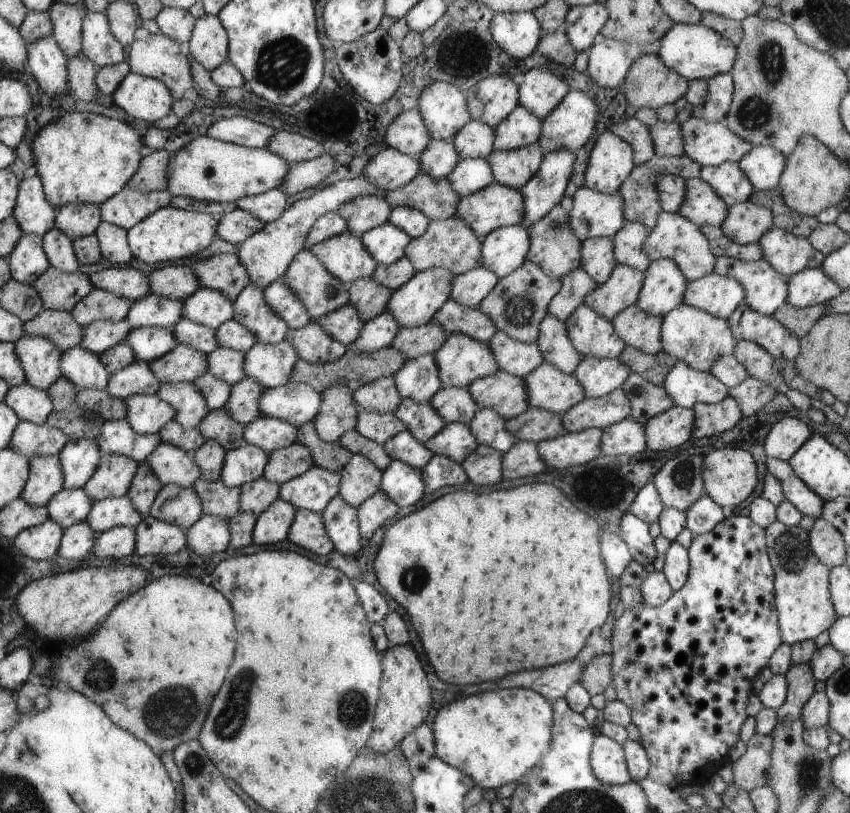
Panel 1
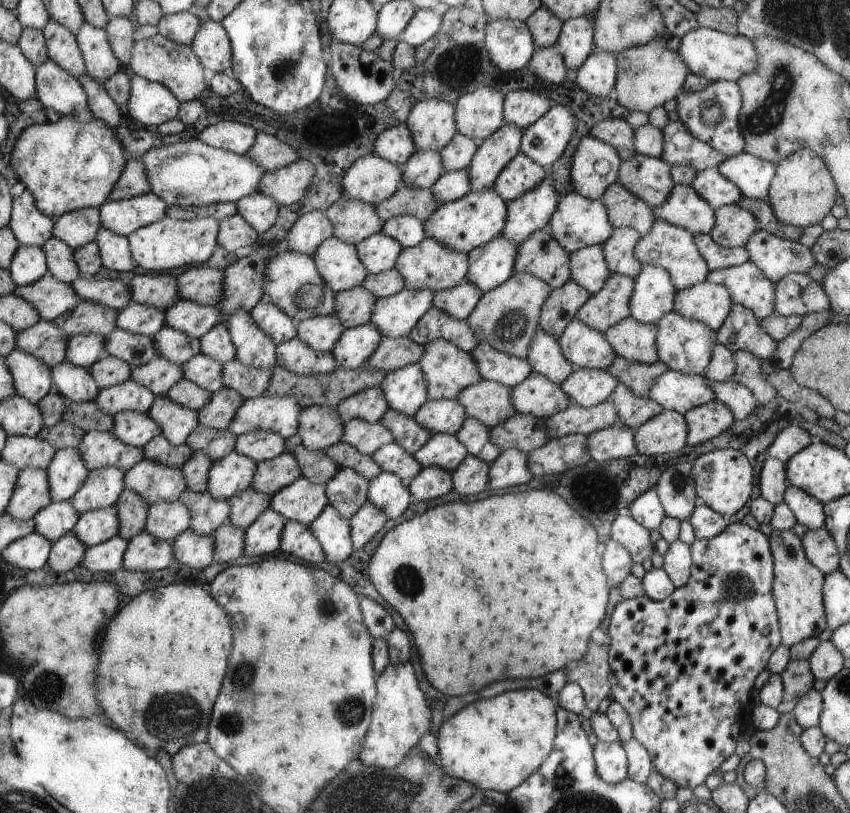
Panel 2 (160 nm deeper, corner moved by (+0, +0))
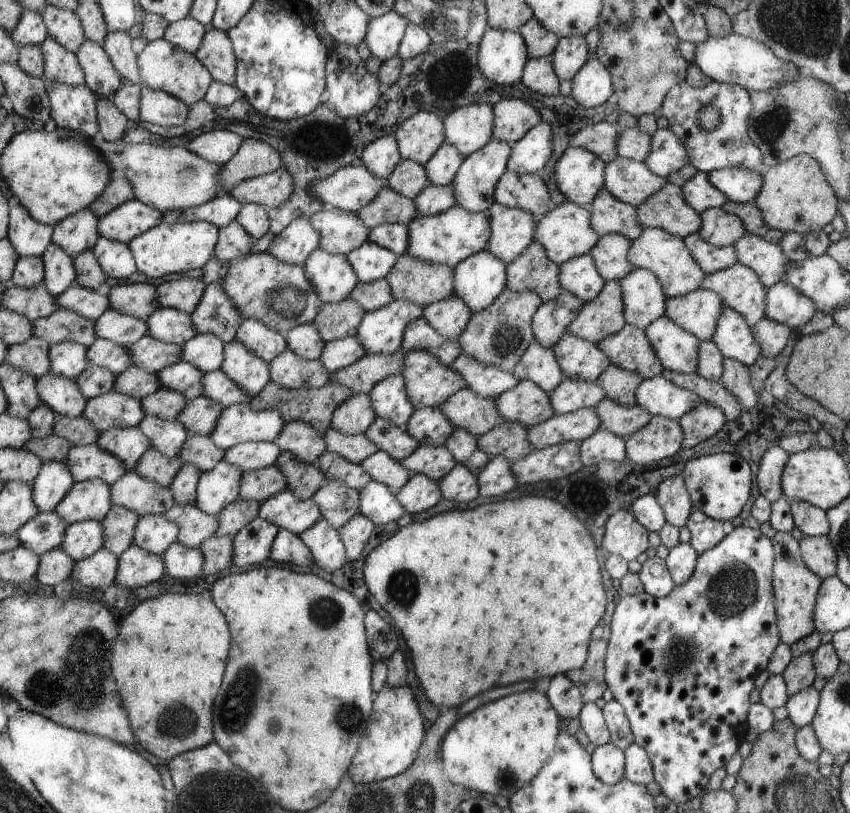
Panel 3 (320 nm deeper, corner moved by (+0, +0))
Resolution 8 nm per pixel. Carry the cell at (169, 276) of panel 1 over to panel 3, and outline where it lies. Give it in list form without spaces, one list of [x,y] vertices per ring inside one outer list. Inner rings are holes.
[[[154,282],[118,284],[115,288],[107,289],[110,309],[146,321],[160,308],[157,290]]]

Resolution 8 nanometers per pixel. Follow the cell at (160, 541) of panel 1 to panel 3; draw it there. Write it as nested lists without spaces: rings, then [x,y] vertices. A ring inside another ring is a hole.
[[[134,546],[119,556],[115,583],[126,589],[139,589],[158,582],[166,574],[163,557]]]

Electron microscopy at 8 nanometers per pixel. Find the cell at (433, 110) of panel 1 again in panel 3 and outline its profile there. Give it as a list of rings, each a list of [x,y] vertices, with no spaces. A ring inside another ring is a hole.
[[[420,110],[404,120],[396,128],[393,136],[398,142],[402,159],[425,166],[445,142],[442,117],[436,113]]]

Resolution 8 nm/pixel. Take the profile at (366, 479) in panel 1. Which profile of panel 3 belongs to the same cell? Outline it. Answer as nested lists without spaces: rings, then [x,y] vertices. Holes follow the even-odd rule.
[[[328,479],[311,499],[322,510],[322,518],[339,529],[359,512],[359,494],[360,491],[344,486],[338,480]]]

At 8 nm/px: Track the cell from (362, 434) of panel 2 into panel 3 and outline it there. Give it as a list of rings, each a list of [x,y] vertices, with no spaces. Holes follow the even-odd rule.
[[[331,427],[324,433],[324,440],[327,451],[344,456],[352,464],[361,464],[368,456],[380,450],[380,446],[366,434],[348,435]]]

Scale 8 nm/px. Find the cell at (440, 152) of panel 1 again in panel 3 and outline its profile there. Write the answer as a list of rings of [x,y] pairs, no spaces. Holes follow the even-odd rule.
[[[403,159],[394,168],[387,180],[390,189],[394,189],[395,192],[410,198],[410,200],[416,198],[429,184],[426,168],[407,159]]]

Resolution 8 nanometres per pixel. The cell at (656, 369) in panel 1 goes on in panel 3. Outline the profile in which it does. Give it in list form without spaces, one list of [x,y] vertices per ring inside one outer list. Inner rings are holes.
[[[610,365],[594,381],[605,392],[605,397],[616,404],[631,407],[636,405],[634,393],[644,379],[616,365]]]

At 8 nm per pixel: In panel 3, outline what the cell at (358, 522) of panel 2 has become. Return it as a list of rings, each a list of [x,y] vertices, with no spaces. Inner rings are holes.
[[[356,513],[344,526],[337,529],[344,543],[348,561],[355,561],[362,554],[362,549],[366,546],[375,526],[372,519]]]

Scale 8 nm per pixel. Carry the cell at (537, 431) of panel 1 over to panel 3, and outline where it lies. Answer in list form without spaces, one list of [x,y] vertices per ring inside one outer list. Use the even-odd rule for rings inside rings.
[[[506,420],[479,436],[477,445],[490,458],[500,455],[511,463],[526,458],[534,451],[534,446],[528,440],[526,426]]]

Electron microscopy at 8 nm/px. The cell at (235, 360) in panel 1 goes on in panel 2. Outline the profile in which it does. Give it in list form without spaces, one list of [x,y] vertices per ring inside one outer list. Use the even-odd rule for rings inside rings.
[[[200,352],[181,364],[181,369],[186,380],[208,392],[215,393],[224,387],[221,375],[223,364]]]

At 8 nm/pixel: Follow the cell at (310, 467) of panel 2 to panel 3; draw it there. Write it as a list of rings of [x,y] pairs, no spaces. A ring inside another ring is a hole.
[[[282,452],[275,466],[283,470],[284,478],[288,480],[287,489],[300,500],[311,499],[328,480],[316,464],[304,464],[292,452]]]

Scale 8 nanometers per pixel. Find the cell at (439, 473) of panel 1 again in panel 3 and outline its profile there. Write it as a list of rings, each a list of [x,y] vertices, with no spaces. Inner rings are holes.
[[[413,474],[396,496],[406,514],[430,511],[443,498],[440,482],[424,474]]]

